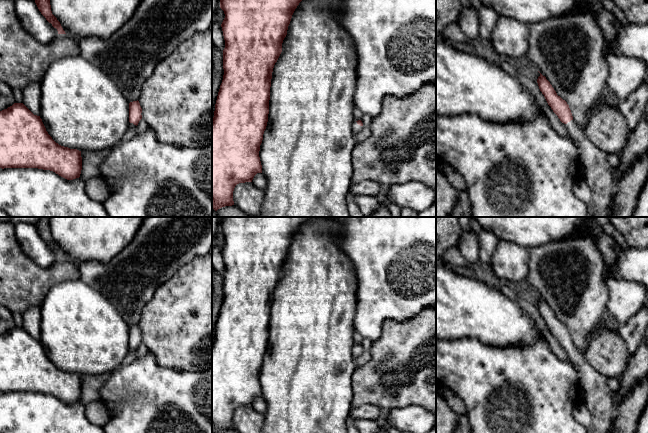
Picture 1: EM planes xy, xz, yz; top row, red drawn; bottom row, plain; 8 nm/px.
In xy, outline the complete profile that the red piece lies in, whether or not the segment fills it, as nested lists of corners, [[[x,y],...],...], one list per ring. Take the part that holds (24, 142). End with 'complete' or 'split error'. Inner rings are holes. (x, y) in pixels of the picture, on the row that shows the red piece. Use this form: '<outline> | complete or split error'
[[[14,103],[0,111],[0,168],[38,168],[73,180],[81,174],[81,151],[56,143],[46,131],[40,116],[34,115],[23,103]]] | complete

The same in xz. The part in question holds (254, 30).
[[[220,0],[220,8],[225,14],[225,18],[221,24],[225,48],[223,50],[224,75],[215,104],[214,117],[212,118],[212,209],[215,211],[225,206],[234,205],[233,191],[235,186],[239,183],[252,182],[257,173],[262,173],[259,151],[268,122],[272,72],[282,52],[282,43],[287,35],[292,15],[301,1],[302,0]]] | complete

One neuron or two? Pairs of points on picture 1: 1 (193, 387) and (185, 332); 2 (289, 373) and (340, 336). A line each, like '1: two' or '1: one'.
1: two
2: one

